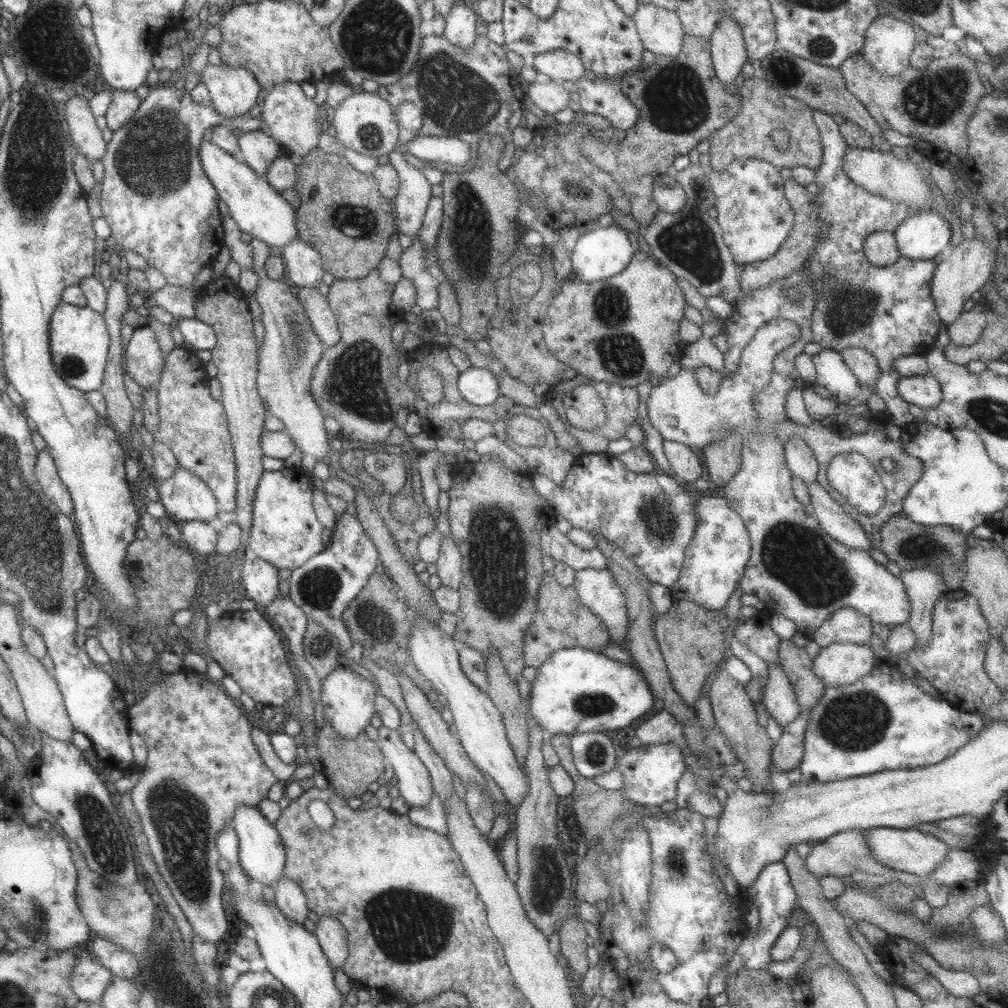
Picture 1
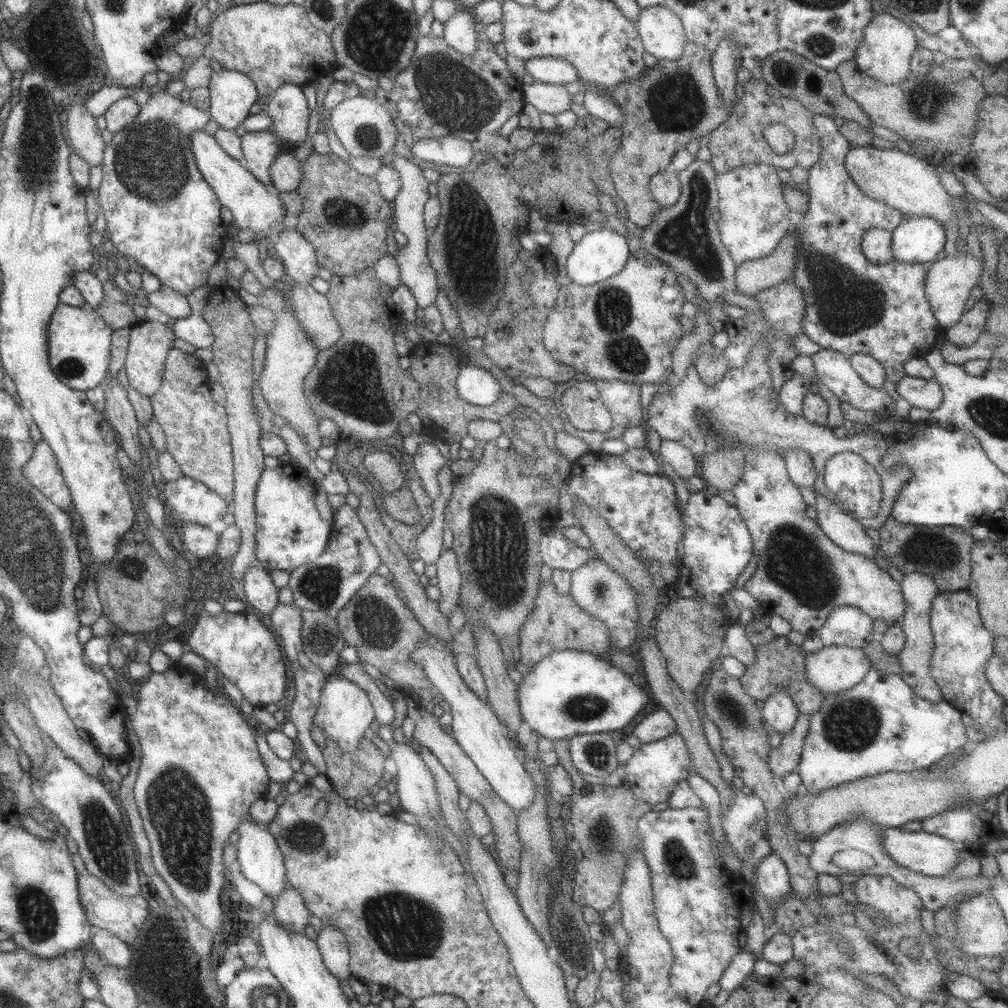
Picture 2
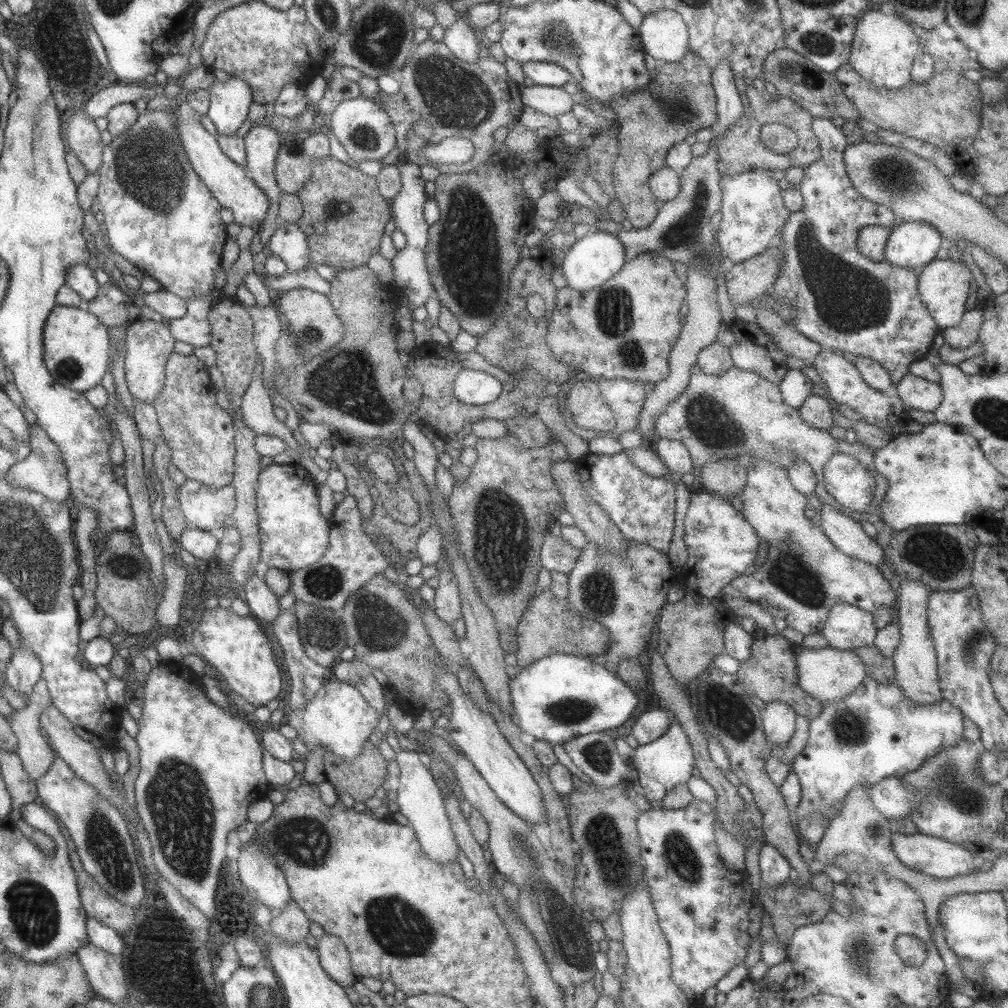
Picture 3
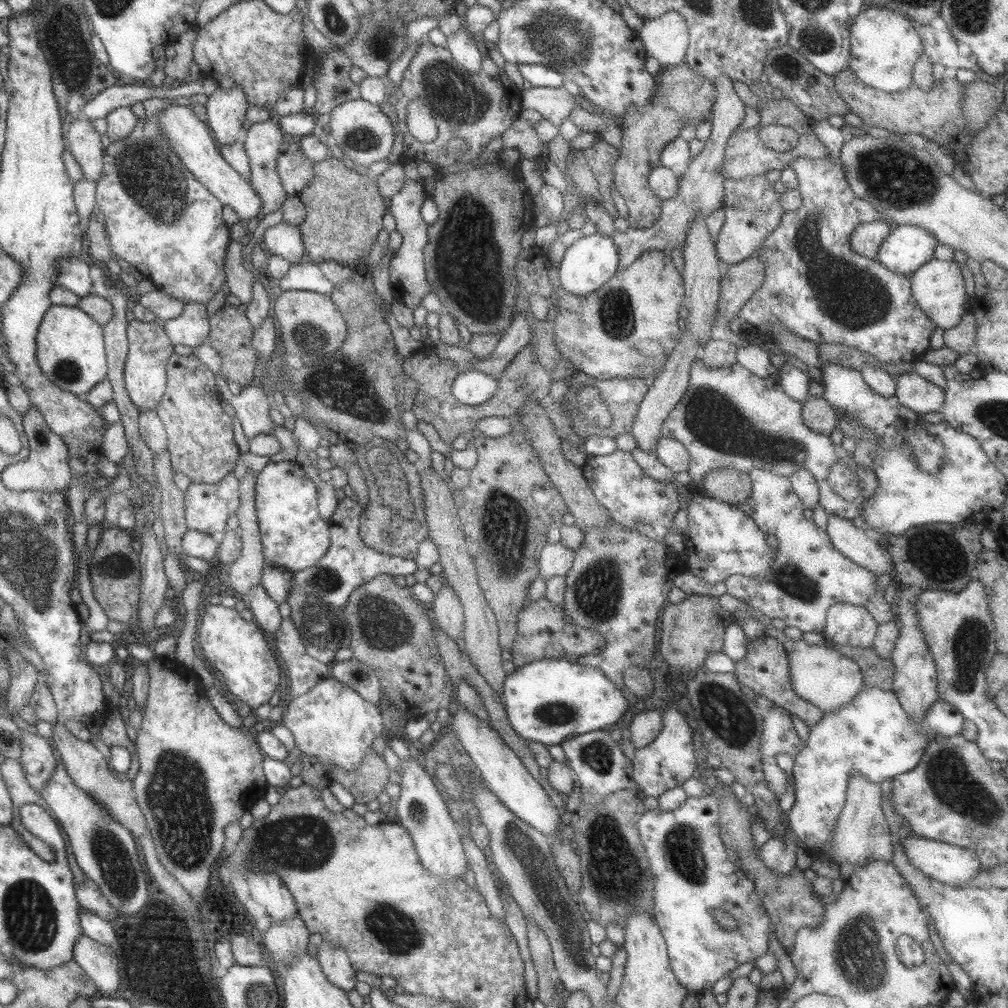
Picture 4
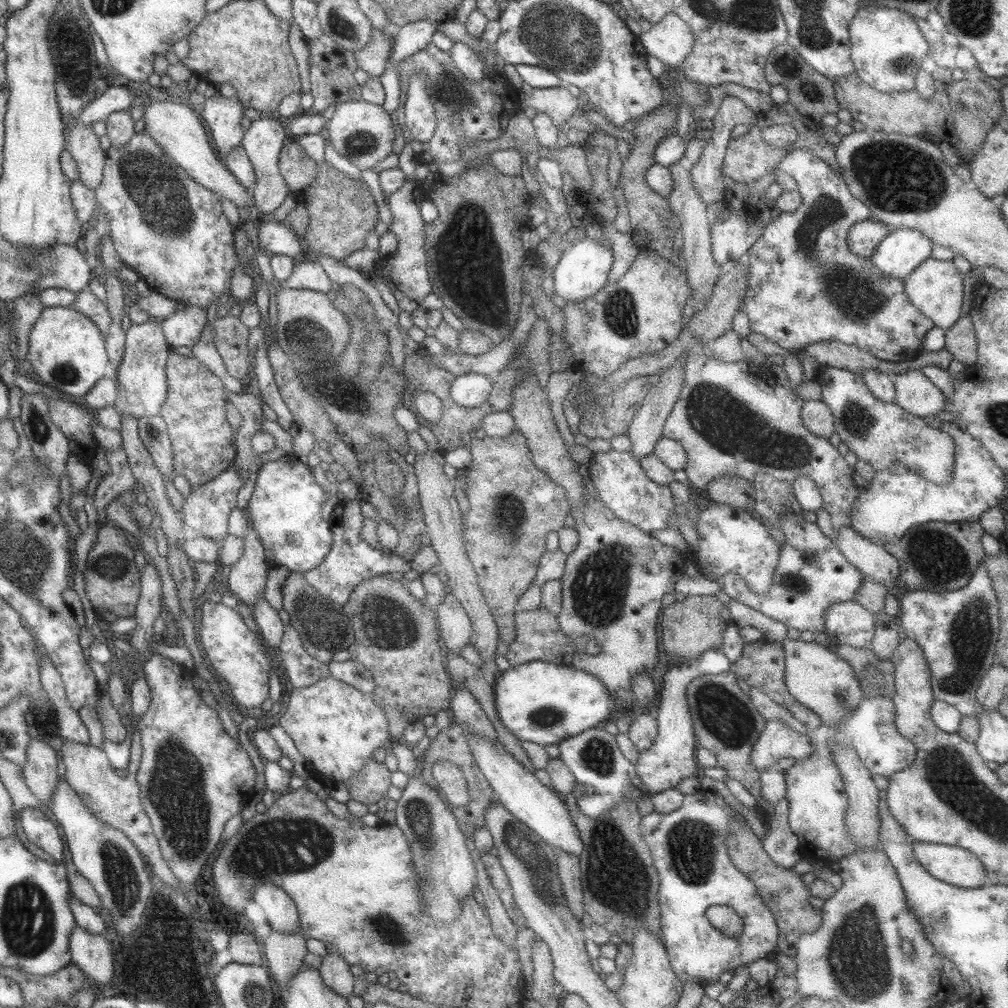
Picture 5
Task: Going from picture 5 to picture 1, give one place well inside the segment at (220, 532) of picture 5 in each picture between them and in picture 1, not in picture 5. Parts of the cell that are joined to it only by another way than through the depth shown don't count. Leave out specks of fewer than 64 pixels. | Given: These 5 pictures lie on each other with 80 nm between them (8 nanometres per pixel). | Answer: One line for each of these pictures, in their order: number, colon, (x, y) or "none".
1: (185, 497)
2: (191, 501)
3: (203, 507)
4: (206, 507)

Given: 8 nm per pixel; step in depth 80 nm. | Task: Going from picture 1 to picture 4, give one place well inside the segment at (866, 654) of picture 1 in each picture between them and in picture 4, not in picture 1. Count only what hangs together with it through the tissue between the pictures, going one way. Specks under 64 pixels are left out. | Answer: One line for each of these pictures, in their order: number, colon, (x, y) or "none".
2: (832, 669)
3: (825, 674)
4: (820, 675)

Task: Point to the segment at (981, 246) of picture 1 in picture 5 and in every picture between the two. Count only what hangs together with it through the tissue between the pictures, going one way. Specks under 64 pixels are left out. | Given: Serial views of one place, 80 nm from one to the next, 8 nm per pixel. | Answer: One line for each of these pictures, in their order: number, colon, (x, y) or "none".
2: (947, 282)
3: (942, 285)
4: (937, 285)
5: (934, 288)

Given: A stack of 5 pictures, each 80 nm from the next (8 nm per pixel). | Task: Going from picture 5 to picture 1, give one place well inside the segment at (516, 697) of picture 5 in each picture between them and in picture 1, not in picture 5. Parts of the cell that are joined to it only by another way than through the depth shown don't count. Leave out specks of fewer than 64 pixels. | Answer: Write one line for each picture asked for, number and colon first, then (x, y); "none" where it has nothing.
1: (576, 690)
2: (570, 692)
3: (559, 697)
4: (548, 701)

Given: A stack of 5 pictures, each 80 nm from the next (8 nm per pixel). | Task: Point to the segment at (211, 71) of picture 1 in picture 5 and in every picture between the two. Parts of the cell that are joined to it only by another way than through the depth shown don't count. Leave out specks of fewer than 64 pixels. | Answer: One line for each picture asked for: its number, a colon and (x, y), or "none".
2: (231, 93)
3: (228, 102)
4: (225, 110)
5: (221, 114)

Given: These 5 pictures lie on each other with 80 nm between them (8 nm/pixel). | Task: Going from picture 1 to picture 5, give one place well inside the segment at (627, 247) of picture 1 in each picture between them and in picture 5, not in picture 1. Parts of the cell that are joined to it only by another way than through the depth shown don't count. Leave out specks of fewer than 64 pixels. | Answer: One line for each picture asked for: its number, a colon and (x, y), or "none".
2: (598, 255)
3: (592, 259)
4: (591, 260)
5: (582, 269)

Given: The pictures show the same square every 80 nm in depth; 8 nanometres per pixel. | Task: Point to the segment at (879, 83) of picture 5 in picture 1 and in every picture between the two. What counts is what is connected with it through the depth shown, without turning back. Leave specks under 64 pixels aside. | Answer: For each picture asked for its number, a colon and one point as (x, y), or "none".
1: (888, 43)
2: (884, 52)
3: (883, 47)
4: (884, 47)

